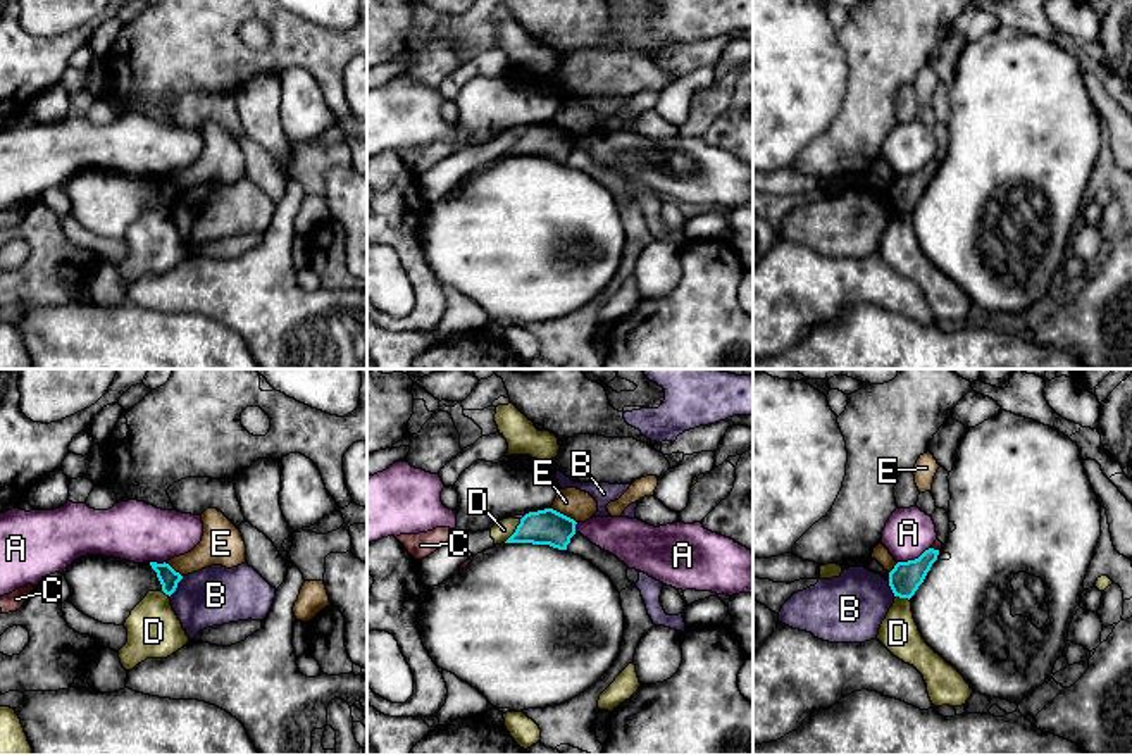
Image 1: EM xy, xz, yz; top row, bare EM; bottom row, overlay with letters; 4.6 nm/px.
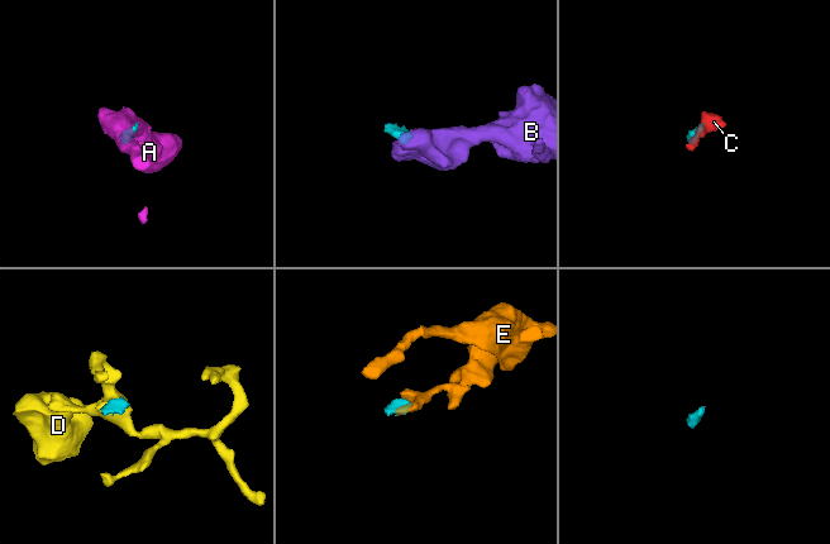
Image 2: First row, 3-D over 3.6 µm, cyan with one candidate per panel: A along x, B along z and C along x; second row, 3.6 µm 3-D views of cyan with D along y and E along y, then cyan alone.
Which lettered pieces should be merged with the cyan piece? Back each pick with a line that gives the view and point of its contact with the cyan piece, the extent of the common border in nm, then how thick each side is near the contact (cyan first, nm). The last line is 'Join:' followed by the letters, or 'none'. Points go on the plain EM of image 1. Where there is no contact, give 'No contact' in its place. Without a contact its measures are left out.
C: Touches cyan at yz (936, 164). Shared border 40 nm. Thickness 150 nm (cyan) against 50 nm
Join: C

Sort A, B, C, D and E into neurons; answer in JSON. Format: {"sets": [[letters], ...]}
{"sets": [["A"], ["B"], ["C"], ["D"], ["E"]]}

